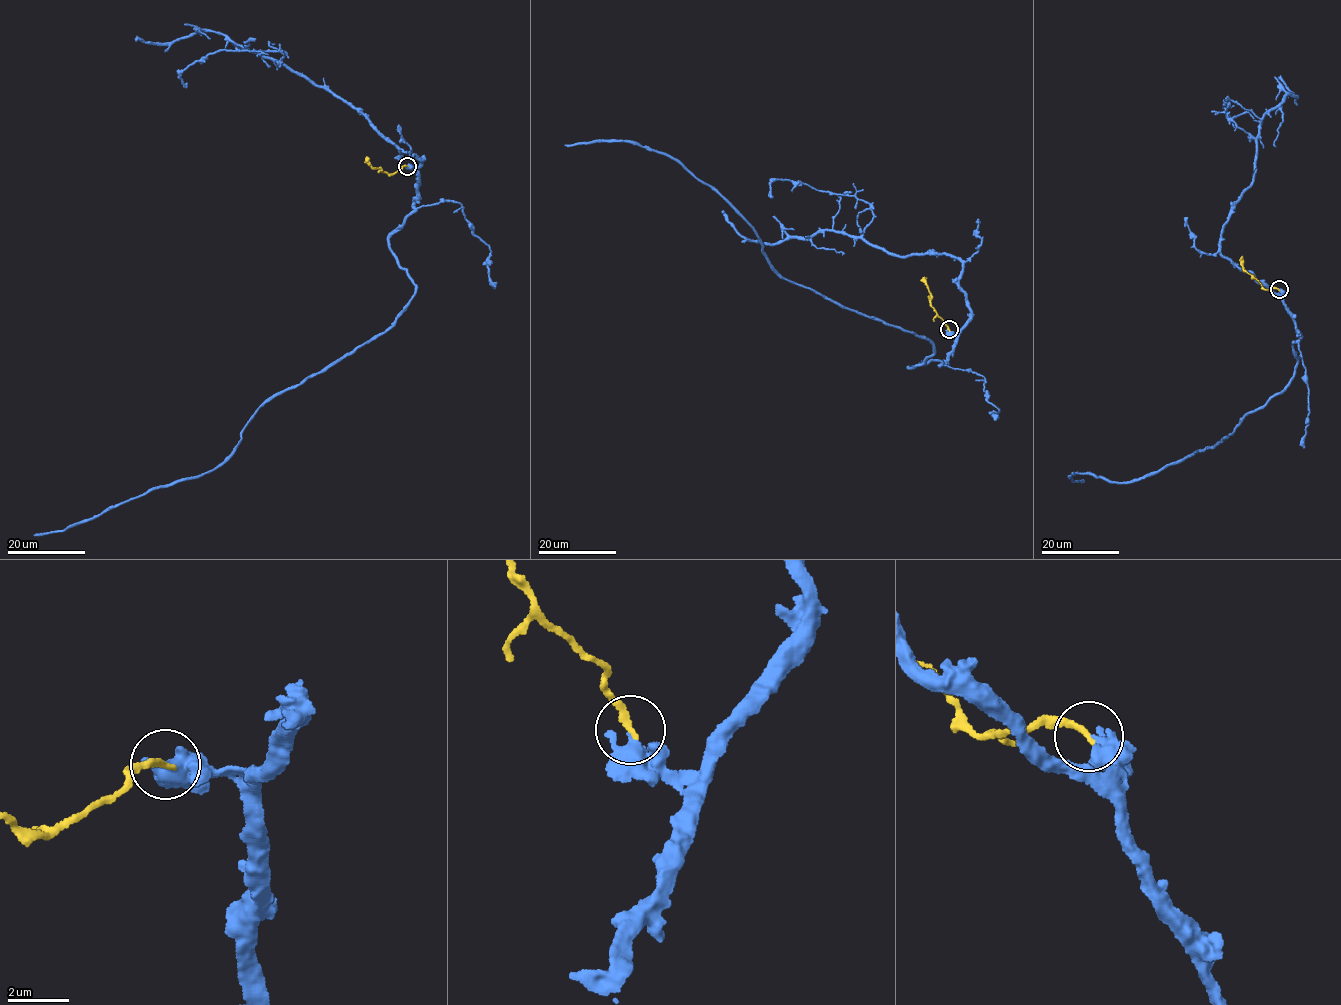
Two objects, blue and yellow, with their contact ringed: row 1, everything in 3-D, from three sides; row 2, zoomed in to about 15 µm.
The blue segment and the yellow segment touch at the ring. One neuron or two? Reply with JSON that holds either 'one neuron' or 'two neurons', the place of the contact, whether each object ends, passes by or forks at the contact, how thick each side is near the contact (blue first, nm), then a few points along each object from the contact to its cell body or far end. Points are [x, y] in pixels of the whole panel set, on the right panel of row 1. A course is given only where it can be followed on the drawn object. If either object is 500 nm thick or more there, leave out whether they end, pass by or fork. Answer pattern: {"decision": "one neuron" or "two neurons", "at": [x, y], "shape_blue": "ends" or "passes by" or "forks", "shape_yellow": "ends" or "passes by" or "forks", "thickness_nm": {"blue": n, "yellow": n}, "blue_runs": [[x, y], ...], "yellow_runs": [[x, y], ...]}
{"decision": "one neuron", "at": [1279, 289], "shape_blue": "passes by", "shape_yellow": "ends", "thickness_nm": {"blue": 300, "yellow": 240}, "blue_runs": [[1278, 289], [1301, 334], [1295, 373], [1281, 392], [1210, 447], [1124, 483], [1089, 472], [1068, 477], [1084, 481]], "yellow_runs": [[1278, 289], [1263, 289], [1245, 272], [1241, 256]]}

